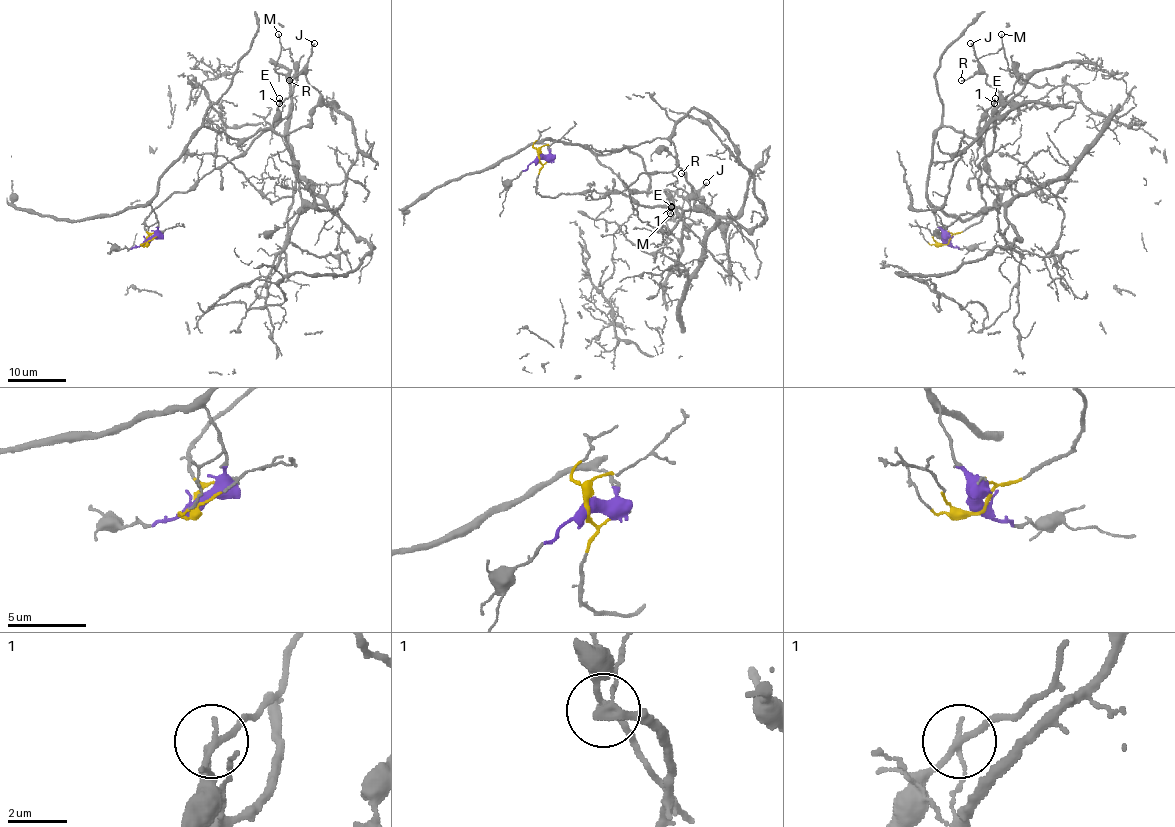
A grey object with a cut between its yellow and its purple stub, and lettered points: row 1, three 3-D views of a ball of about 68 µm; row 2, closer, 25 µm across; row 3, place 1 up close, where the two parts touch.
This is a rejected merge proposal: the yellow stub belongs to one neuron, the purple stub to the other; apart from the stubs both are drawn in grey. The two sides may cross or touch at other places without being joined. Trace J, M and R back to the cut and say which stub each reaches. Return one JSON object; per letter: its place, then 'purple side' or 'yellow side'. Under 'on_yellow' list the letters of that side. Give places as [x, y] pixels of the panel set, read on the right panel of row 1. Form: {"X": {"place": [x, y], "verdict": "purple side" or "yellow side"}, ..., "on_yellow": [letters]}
{"J": {"place": [970, 43], "verdict": "purple side"}, "M": {"place": [1001, 34], "verdict": "yellow side"}, "R": {"place": [961, 80], "verdict": "purple side"}, "on_yellow": ["M"]}

